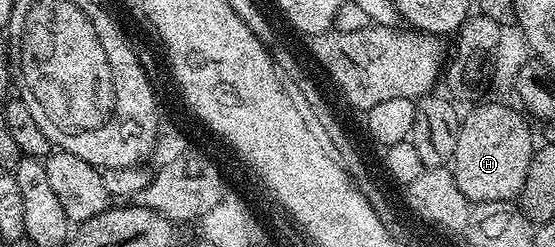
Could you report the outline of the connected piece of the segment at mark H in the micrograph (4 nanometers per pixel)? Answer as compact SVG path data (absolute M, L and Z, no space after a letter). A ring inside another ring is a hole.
M486 103L467 115L465 112L461 121L452 160L452 170L456 185L460 185L460 193L464 193L471 204L517 200L522 194L524 177L528 177L528 165L536 150L534 135L529 127L531 124L523 112L518 109L513 111L502 103Z

